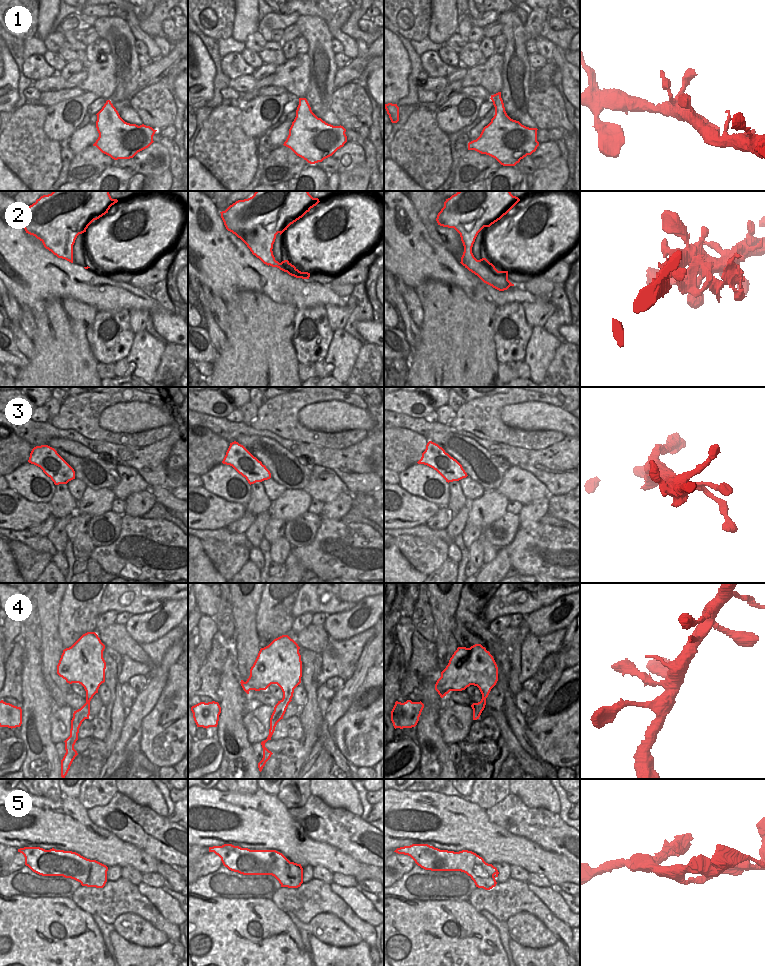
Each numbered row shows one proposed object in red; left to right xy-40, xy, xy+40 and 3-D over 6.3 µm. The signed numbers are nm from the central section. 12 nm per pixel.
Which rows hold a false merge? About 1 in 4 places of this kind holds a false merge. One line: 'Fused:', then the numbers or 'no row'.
Fused: 2.

